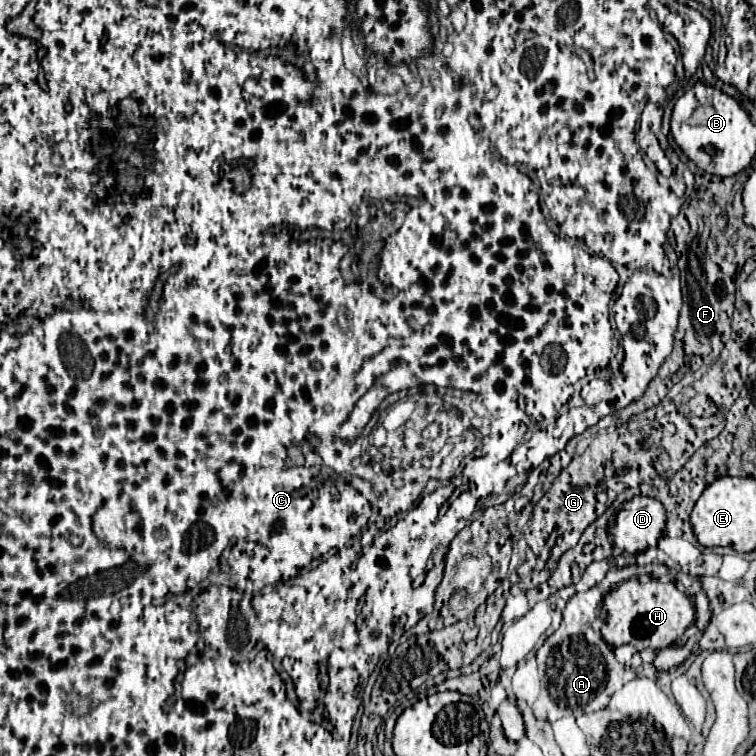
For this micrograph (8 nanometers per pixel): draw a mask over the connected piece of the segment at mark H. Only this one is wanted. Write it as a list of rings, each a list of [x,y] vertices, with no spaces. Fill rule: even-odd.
[[[659,578],[649,580],[625,580],[615,586],[605,598],[601,610],[605,612],[605,620],[601,626],[601,634],[611,646],[629,644],[639,652],[643,648],[663,650],[675,644],[685,628],[695,622],[695,610],[687,594],[679,592],[673,582],[661,582]]]

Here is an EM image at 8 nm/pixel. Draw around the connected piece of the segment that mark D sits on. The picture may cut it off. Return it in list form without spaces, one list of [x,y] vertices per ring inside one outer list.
[[[633,496],[623,502],[621,510],[615,516],[611,528],[613,544],[623,552],[637,554],[651,546],[657,546],[657,540],[665,530],[665,508],[655,498]]]

